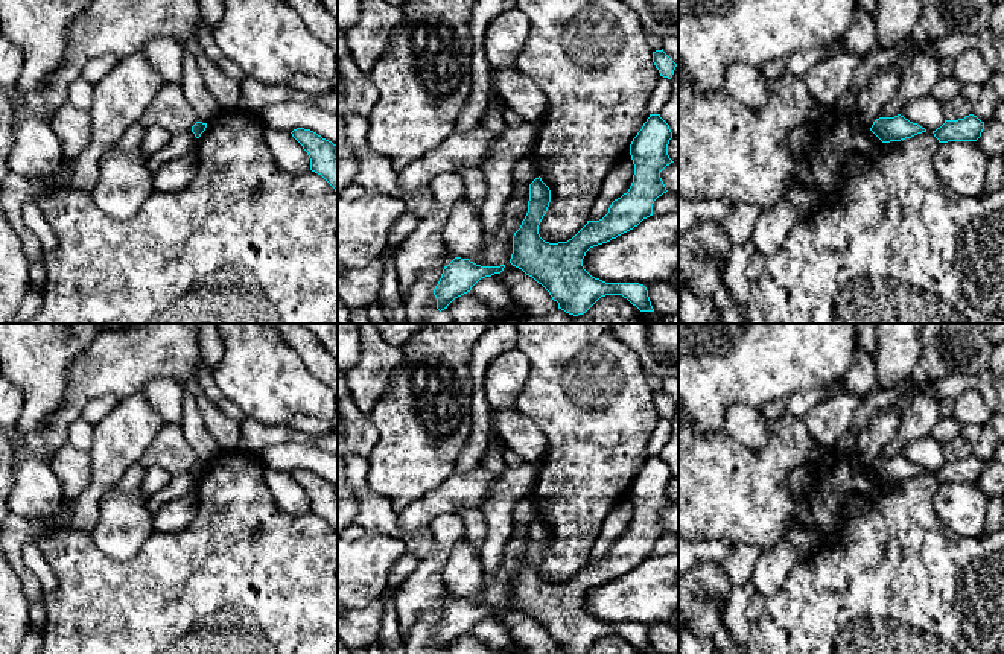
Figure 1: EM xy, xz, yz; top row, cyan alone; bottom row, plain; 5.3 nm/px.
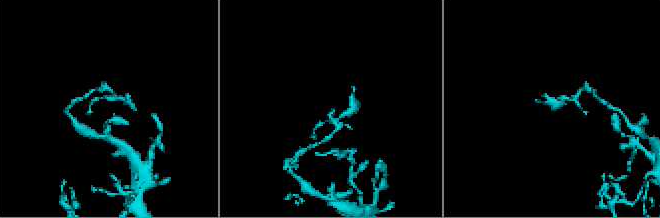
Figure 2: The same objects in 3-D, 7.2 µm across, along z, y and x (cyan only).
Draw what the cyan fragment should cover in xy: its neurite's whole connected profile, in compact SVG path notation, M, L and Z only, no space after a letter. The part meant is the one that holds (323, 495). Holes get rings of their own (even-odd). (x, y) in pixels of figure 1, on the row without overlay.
M297 468L291 475L307 493L310 511L321 516L338 534L338 487L310 470Z

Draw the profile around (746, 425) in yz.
M733 405L726 414L724 433L751 450L759 450L765 447L770 438L768 418L759 406Z

